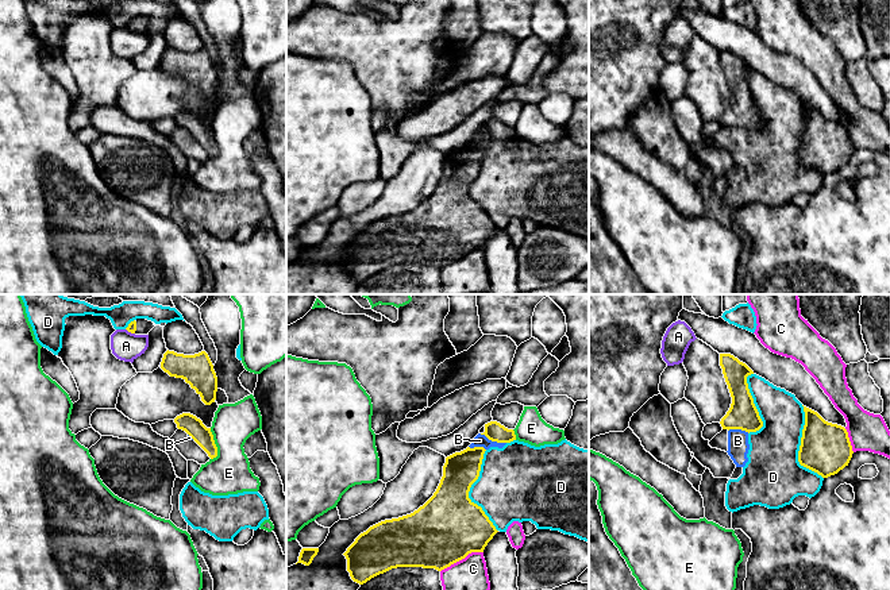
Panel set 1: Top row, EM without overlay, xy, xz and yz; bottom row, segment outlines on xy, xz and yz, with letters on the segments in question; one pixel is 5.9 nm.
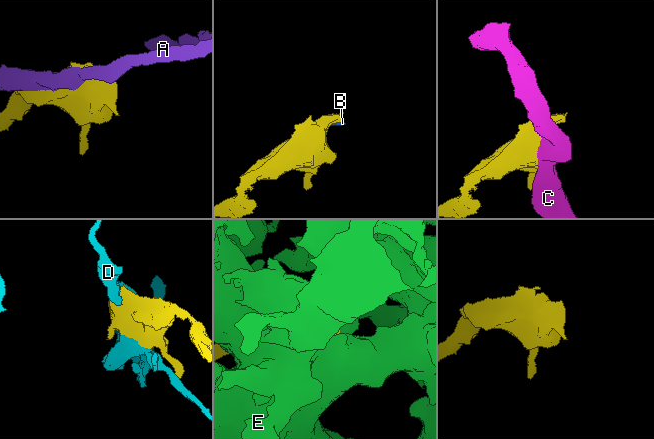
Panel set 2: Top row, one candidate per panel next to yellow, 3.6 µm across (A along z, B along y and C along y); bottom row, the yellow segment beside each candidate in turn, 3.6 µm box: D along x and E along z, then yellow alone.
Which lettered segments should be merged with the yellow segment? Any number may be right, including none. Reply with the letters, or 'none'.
none

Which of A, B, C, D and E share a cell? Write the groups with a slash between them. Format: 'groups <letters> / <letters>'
groups A / B D / C / E

